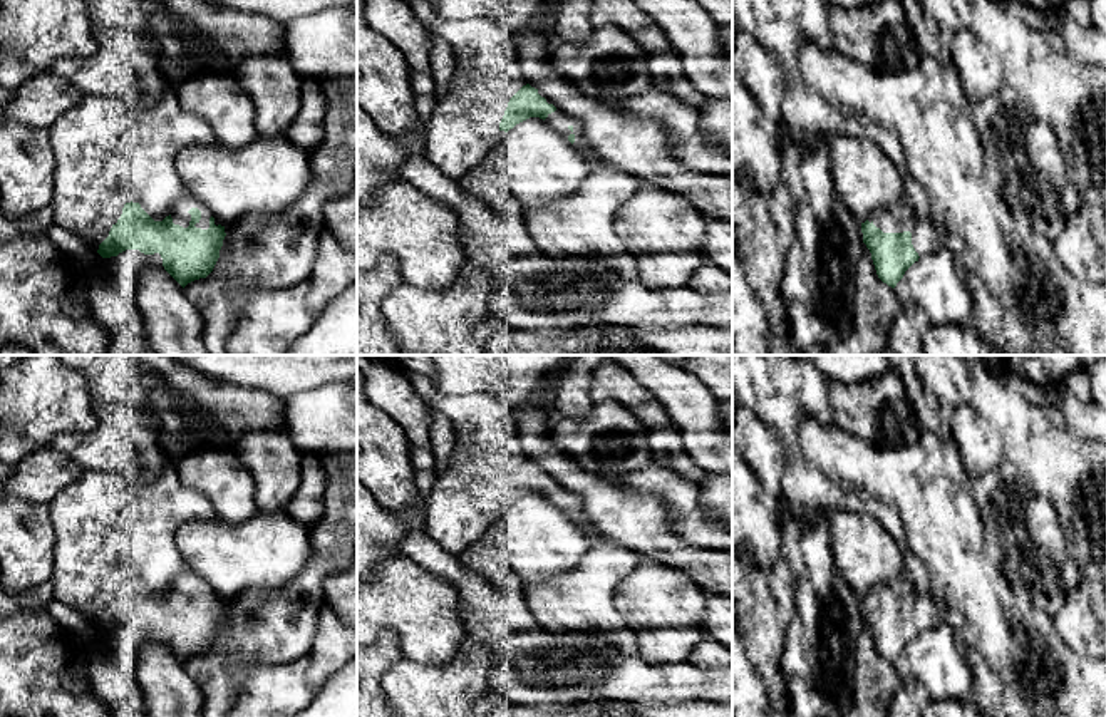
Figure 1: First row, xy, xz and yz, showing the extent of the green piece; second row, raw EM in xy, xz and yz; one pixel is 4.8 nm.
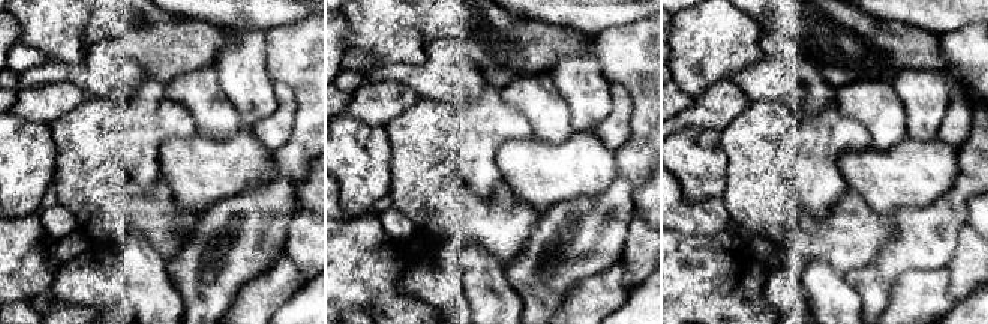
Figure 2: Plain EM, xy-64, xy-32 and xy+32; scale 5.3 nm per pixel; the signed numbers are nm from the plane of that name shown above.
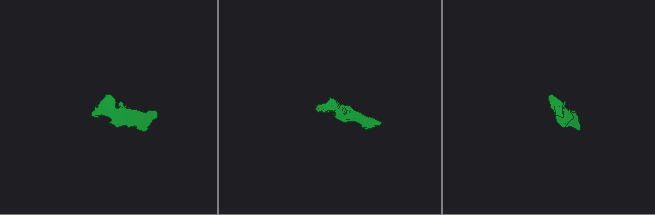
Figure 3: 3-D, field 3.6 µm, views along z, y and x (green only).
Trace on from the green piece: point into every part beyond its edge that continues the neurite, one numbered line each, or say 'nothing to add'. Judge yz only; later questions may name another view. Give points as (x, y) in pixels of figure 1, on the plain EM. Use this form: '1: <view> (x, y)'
1: yz (925, 615)

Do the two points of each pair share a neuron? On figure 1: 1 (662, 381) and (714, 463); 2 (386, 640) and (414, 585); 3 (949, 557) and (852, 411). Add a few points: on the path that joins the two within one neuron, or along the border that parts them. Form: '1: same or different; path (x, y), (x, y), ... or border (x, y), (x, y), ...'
1: same; path (682, 401), (694, 412), (706, 443)
2: different; border (382, 629), (394, 632), (403, 655)
3: different; border (858, 436), (872, 443)

